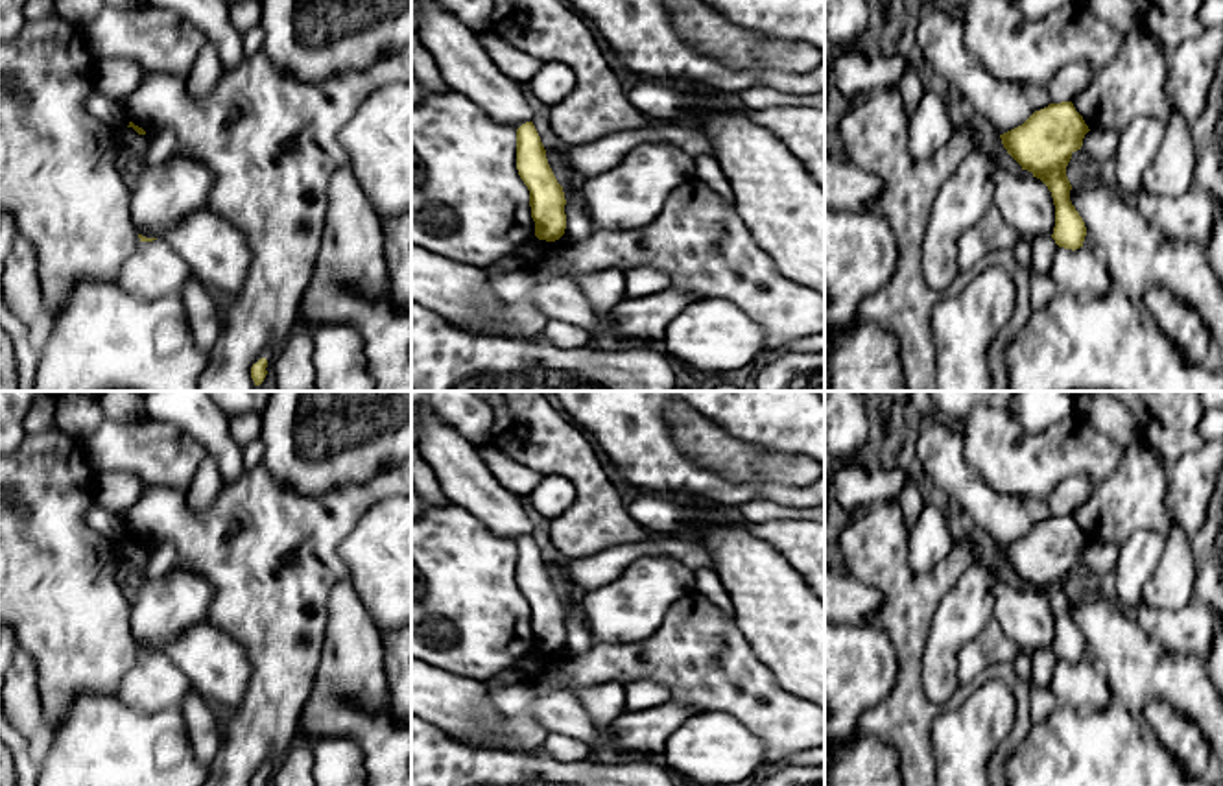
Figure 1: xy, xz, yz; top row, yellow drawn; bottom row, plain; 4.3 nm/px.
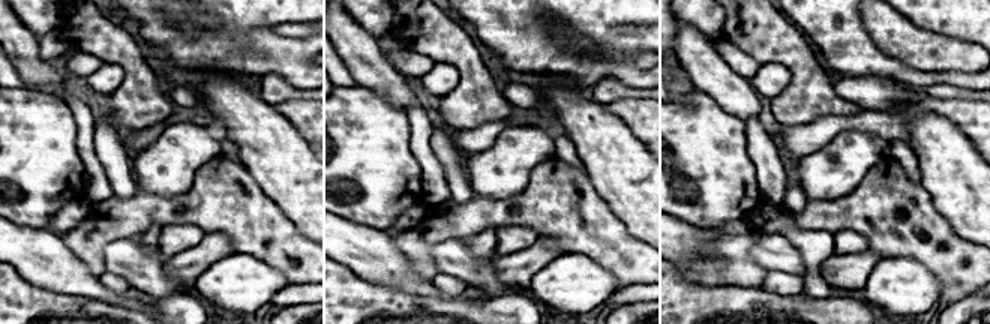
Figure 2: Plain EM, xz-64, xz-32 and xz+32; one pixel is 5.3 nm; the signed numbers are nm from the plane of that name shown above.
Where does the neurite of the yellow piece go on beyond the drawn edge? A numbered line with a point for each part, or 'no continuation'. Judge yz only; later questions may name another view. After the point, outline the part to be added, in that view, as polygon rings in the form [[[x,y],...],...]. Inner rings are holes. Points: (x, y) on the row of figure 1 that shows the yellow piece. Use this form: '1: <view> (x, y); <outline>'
no continuation

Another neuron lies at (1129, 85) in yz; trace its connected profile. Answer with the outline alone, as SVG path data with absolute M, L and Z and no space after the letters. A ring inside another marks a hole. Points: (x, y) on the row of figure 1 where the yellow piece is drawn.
M1144 26L1127 33L1120 54L1101 65L1090 87L1072 100L1088 129L1120 135L1136 116L1168 125L1166 52L1162 41Z

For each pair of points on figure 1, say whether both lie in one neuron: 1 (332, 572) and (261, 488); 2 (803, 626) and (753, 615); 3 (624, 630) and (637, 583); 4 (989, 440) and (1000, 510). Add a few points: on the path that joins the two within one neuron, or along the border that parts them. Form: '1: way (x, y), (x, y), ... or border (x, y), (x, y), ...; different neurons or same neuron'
1: way (316, 552), (272, 508); same neuron
2: way (790, 619), (766, 615); same neuron
3: way (624, 619), (637, 595); same neuron
4: border (965, 462), (993, 489), (1039, 500); different neurons

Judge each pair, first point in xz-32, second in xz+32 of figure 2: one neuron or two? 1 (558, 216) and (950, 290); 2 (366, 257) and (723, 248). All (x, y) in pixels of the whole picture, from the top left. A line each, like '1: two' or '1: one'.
1: one
2: two

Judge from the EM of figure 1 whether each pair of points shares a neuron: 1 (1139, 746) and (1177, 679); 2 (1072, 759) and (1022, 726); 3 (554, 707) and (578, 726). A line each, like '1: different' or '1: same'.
1: different
2: different
3: same

